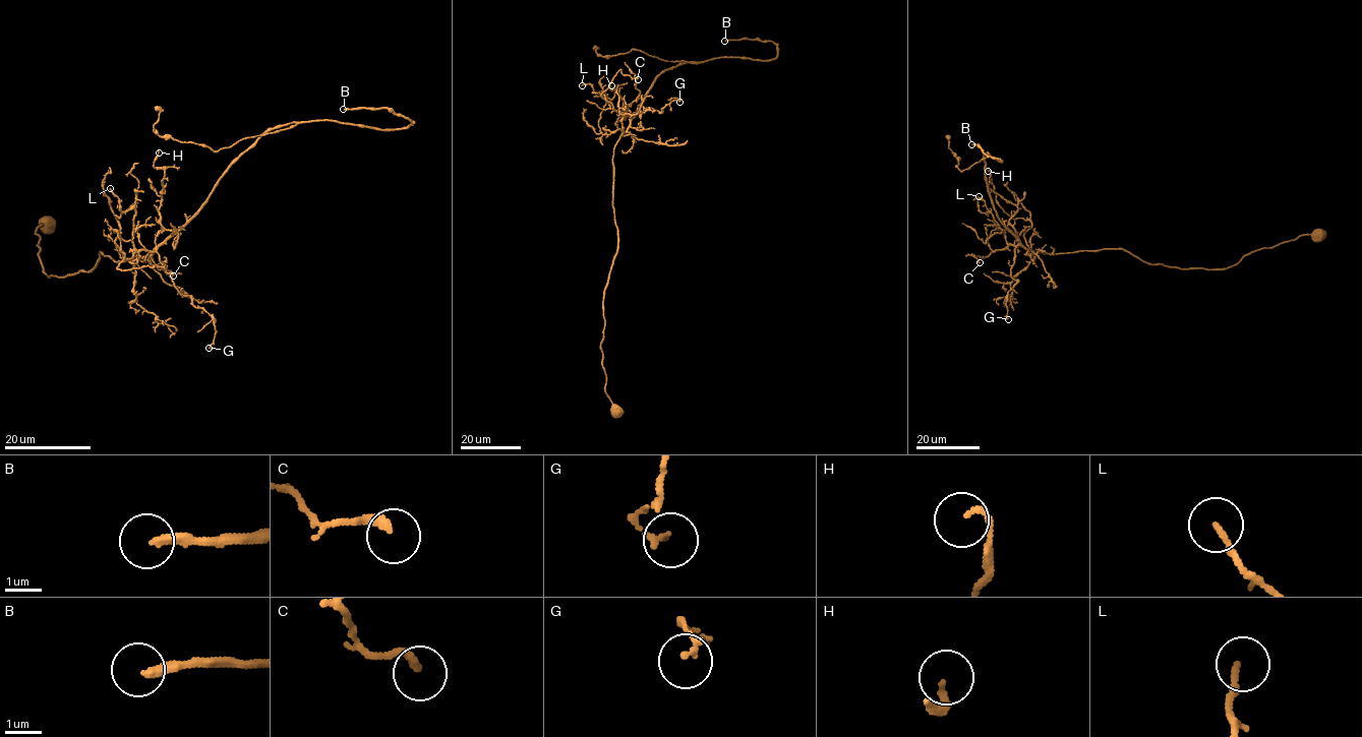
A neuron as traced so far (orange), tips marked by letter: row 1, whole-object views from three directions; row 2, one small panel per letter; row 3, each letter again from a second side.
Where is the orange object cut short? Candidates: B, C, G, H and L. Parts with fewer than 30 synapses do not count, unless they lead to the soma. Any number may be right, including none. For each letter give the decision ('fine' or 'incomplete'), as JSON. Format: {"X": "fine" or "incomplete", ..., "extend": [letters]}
{"B": "incomplete", "C": "fine", "G": "fine", "H": "fine", "L": "fine", "extend": ["B"]}

